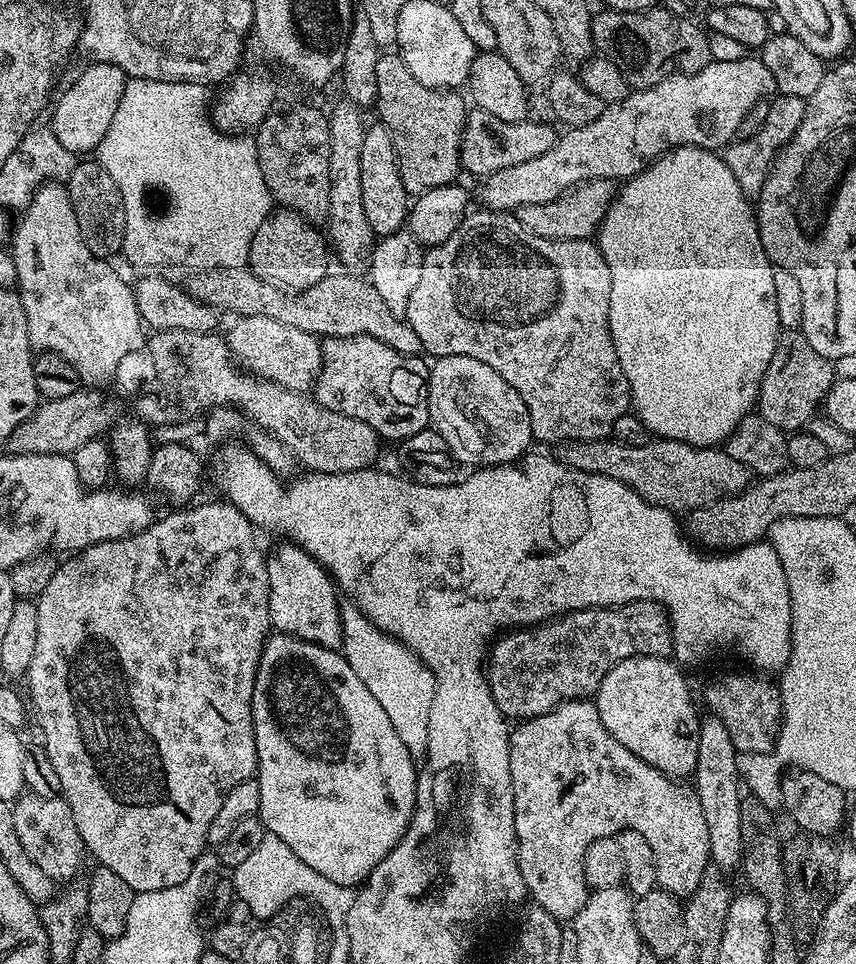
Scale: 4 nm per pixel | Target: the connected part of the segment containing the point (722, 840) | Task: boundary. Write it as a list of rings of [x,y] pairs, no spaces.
[[[705,715],[698,734],[698,766],[694,773],[694,787],[698,802],[702,802],[702,818],[706,818],[711,863],[725,874],[732,874],[735,868],[737,871],[744,862],[740,809],[742,781],[738,774],[737,755],[734,742],[730,742],[730,730],[722,726],[718,717]]]

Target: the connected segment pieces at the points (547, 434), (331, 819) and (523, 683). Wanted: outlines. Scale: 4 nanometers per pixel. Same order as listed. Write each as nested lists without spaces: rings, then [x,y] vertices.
[[[491,210],[479,211],[480,212],[473,211],[471,214],[465,216],[464,221],[458,226],[458,230],[454,230],[454,234],[450,234],[450,238],[446,238],[446,242],[431,245],[424,253],[422,275],[420,275],[418,286],[415,288],[414,294],[410,294],[410,302],[408,303],[408,311],[406,313],[408,325],[414,330],[414,334],[418,334],[421,349],[423,349],[425,353],[428,351],[429,354],[432,355],[432,358],[439,358],[442,356],[465,356],[466,358],[474,358],[478,362],[486,362],[486,366],[490,366],[490,370],[502,374],[502,378],[506,378],[506,382],[510,382],[510,386],[514,386],[518,398],[522,398],[522,402],[530,414],[532,435],[537,441],[541,440],[544,444],[557,443],[556,445],[559,445],[561,442],[571,442],[574,440],[603,440],[611,437],[613,435],[615,422],[629,411],[632,402],[632,391],[628,385],[626,374],[622,370],[622,362],[618,362],[618,354],[614,350],[614,338],[610,334],[610,290],[612,289],[612,275],[610,274],[610,266],[606,266],[606,258],[602,258],[599,247],[597,247],[591,239],[551,240],[550,238],[538,238],[538,234],[530,234],[530,230],[526,230],[526,226],[522,226],[522,222],[518,222],[515,215]]]
[[[283,634],[269,635],[262,650],[262,658],[258,666],[258,674],[254,682],[254,698],[252,699],[252,721],[254,722],[254,742],[256,743],[256,775],[255,779],[260,783],[262,790],[262,802],[258,813],[260,821],[264,824],[265,833],[282,838],[310,870],[318,870],[322,878],[330,878],[338,886],[346,886],[355,889],[367,880],[369,874],[394,850],[394,846],[406,834],[406,830],[412,821],[412,815],[416,809],[416,777],[418,775],[417,761],[406,750],[402,738],[398,738],[398,730],[394,730],[386,710],[382,710],[378,698],[362,686],[362,678],[350,670],[350,662],[336,650],[323,648],[317,644],[311,644],[305,640],[299,640],[296,636]]]
[[[635,600],[614,608],[583,608],[543,624],[505,631],[491,645],[486,675],[496,711],[509,721],[523,722],[566,700],[595,697],[602,678],[626,658],[672,655],[668,611],[657,601]]]

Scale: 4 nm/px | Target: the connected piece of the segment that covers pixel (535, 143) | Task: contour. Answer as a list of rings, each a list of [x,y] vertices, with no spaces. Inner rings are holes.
[[[473,107],[464,118],[464,133],[460,143],[460,162],[465,173],[486,178],[490,174],[498,174],[498,170],[506,170],[506,166],[518,166],[521,162],[530,162],[530,158],[538,158],[538,154],[546,154],[556,144],[558,132],[552,124],[532,122],[524,119],[506,122],[488,114],[486,110]]]

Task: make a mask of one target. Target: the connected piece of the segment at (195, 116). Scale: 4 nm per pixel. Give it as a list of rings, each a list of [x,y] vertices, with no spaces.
[[[129,79],[124,86],[122,102],[118,102],[118,111],[110,122],[110,130],[102,138],[98,149],[101,166],[114,178],[114,186],[122,194],[124,203],[124,246],[122,256],[140,270],[168,270],[164,268],[192,268],[191,270],[220,270],[242,268],[248,263],[250,242],[254,242],[254,234],[258,234],[258,226],[267,220],[274,208],[272,196],[268,193],[266,182],[262,178],[262,170],[258,166],[256,141],[248,134],[229,134],[219,132],[210,116],[209,89],[202,84],[194,84],[183,80],[134,80]]]

